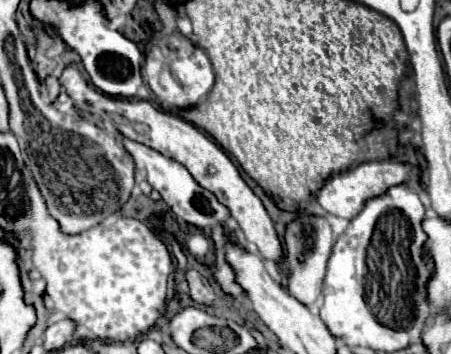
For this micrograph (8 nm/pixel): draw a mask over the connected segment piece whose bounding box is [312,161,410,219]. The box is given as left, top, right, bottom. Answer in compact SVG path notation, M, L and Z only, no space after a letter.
M366 161L366 163L360 163L360 165L352 167L352 169L334 173L330 179L324 181L324 185L312 197L328 213L344 217L344 219L352 219L364 207L364 203L370 197L382 195L388 187L398 185L402 181L408 181L408 177L410 177L410 167L408 165L392 163L392 161Z

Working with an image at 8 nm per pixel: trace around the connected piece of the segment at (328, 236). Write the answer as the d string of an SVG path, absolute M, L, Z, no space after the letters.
M298 215L286 225L284 231L284 263L288 267L288 293L304 305L316 303L320 295L320 285L326 273L326 261L334 243L334 233L324 215Z

